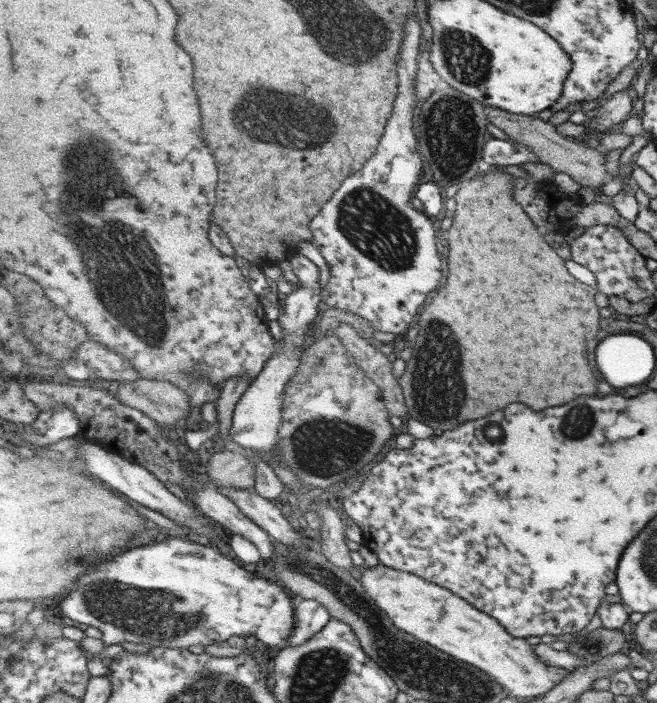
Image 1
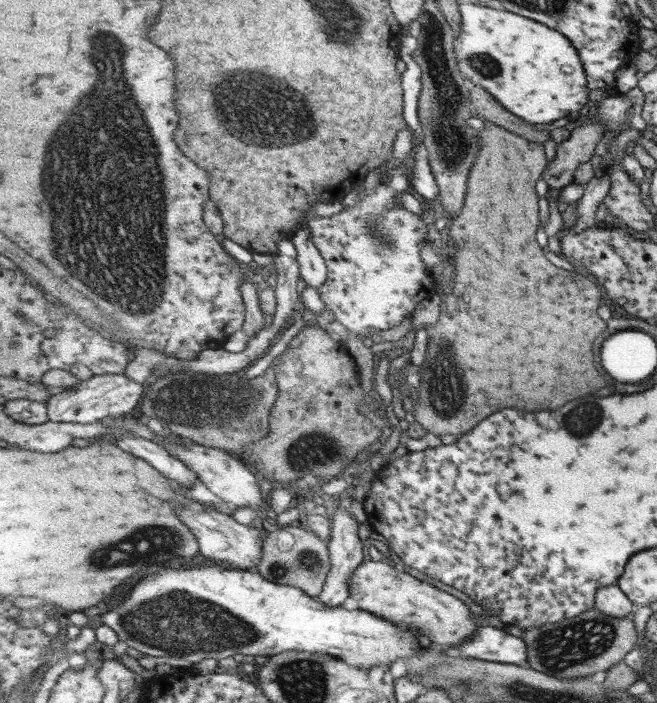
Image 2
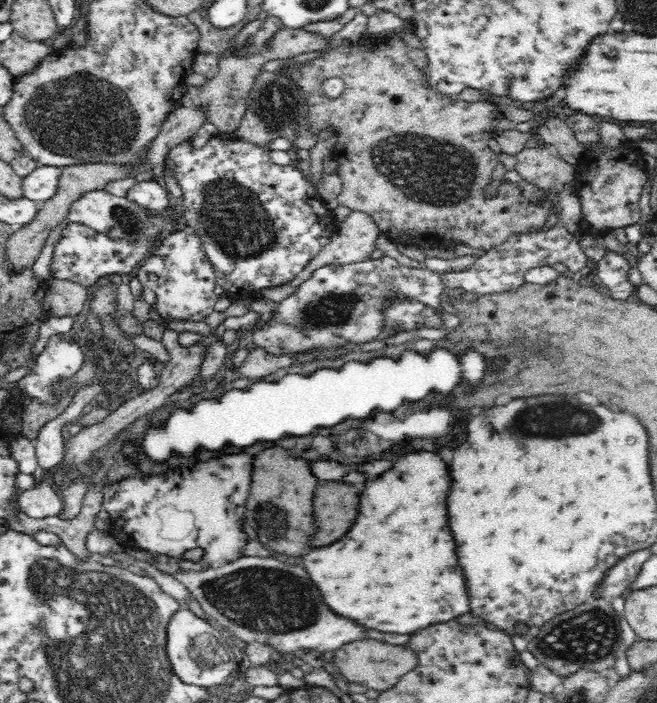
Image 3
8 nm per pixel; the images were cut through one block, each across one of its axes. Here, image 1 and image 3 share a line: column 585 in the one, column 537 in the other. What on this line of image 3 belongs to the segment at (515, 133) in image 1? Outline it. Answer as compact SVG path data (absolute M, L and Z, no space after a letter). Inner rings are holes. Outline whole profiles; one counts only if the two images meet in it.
M549 146L524 148L515 155L516 164L515 170L522 179L530 184L534 184L540 188L548 190L552 186L564 187L568 183L575 183L578 174L578 167L568 164L566 161L556 154L556 152Z

